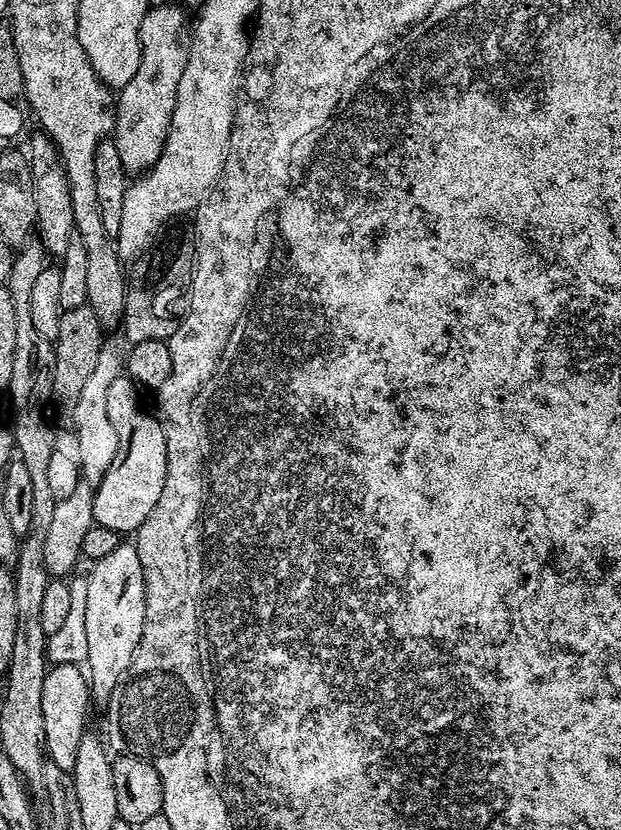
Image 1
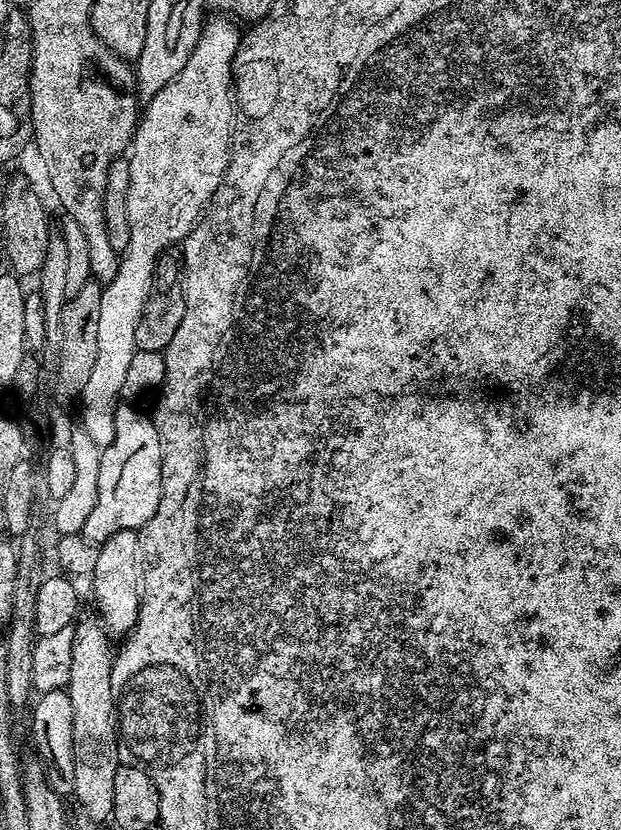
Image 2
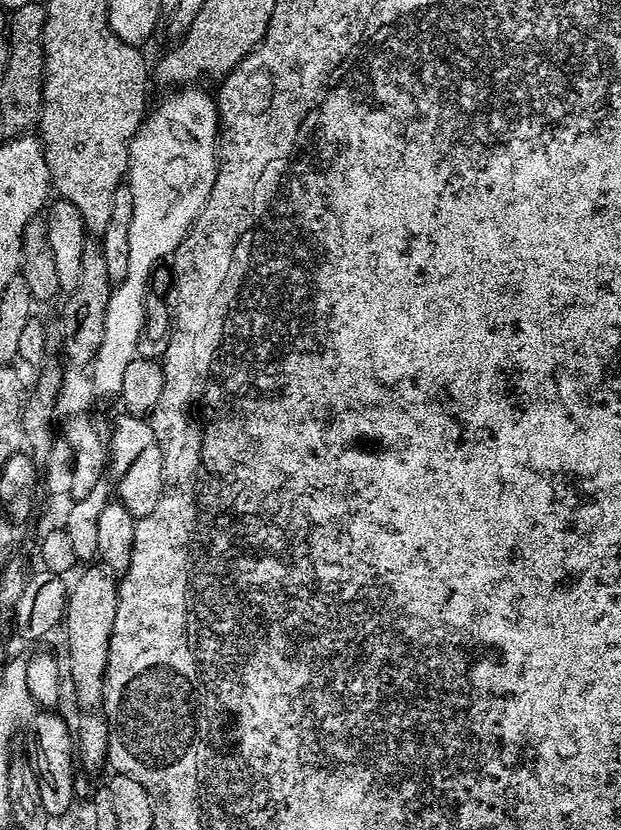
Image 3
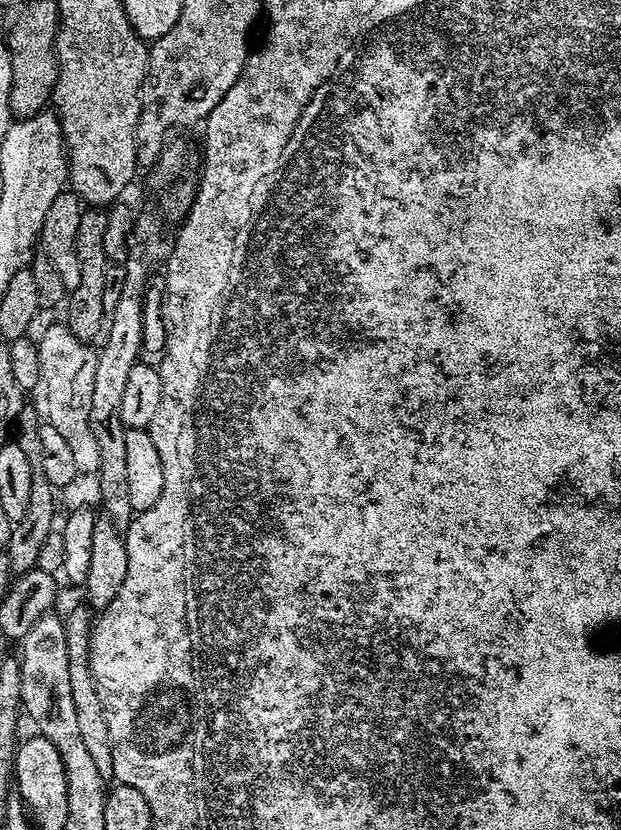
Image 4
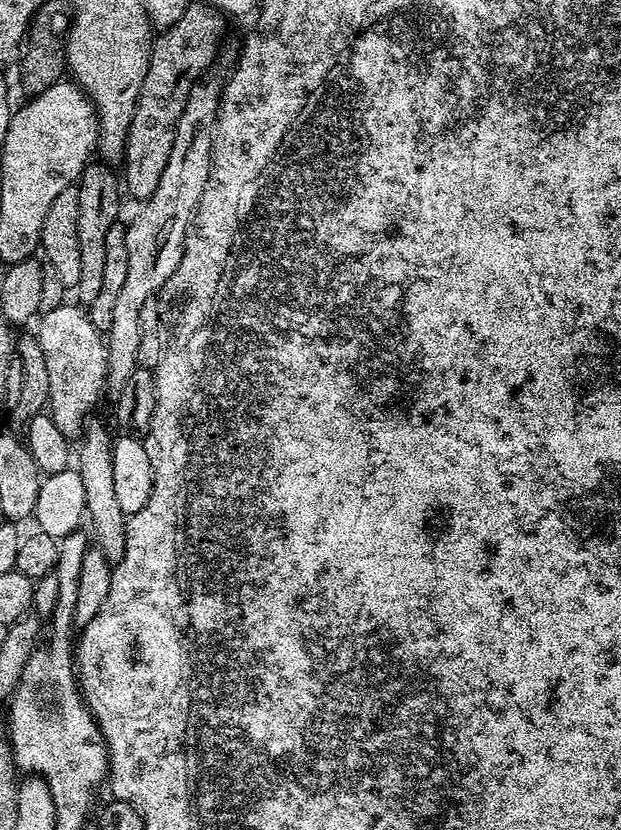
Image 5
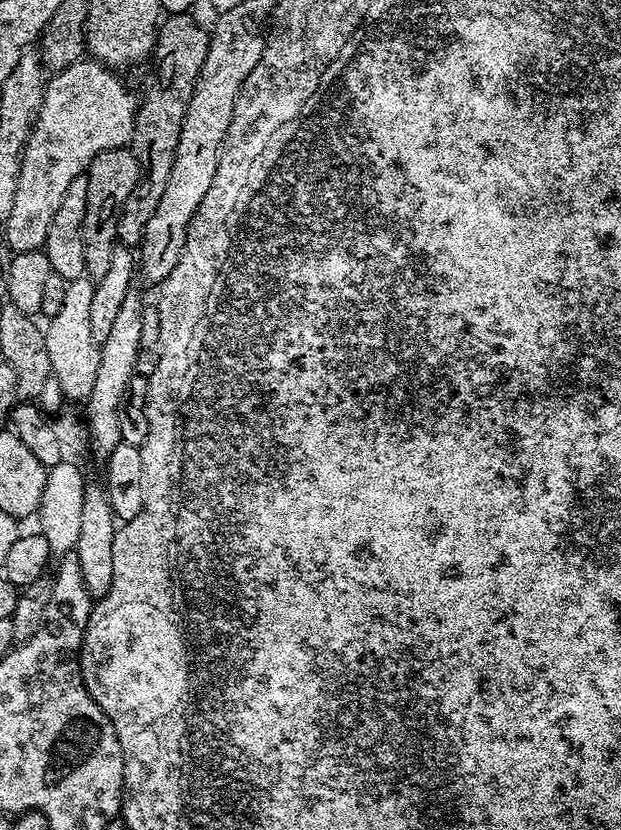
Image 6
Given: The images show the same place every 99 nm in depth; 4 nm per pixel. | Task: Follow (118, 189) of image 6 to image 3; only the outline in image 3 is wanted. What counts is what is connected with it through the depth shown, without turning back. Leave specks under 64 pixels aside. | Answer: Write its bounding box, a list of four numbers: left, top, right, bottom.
[60,238,114,366]

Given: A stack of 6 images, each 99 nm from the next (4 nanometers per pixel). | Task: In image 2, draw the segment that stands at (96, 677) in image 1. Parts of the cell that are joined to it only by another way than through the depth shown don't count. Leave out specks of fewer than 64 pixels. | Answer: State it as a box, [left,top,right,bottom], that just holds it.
[90,530,142,638]

